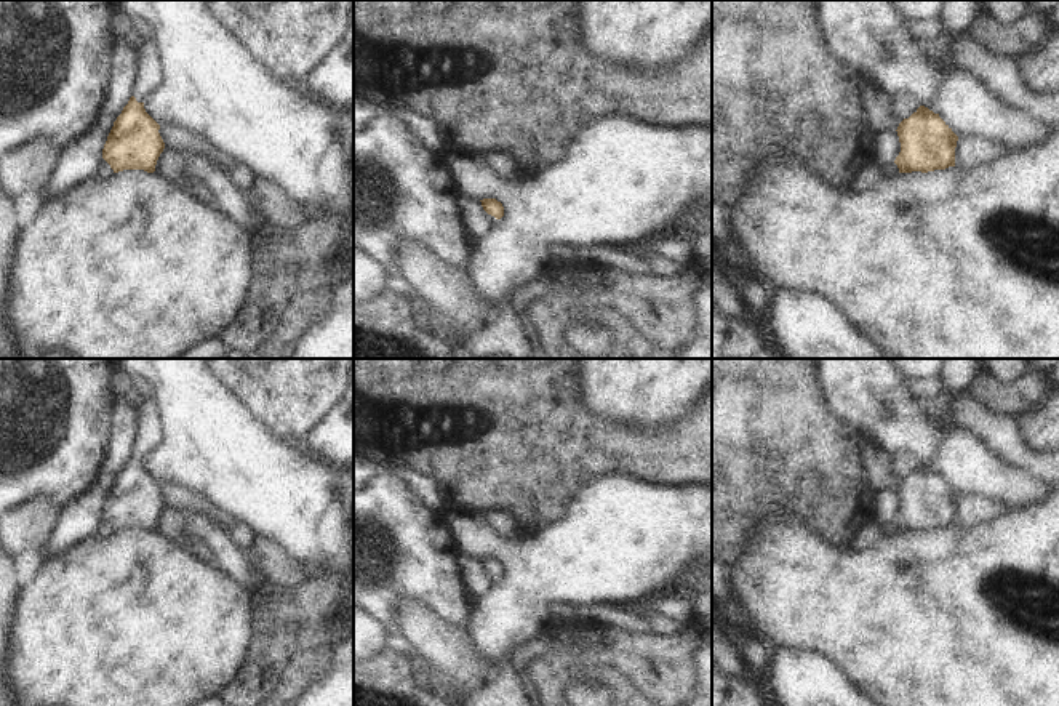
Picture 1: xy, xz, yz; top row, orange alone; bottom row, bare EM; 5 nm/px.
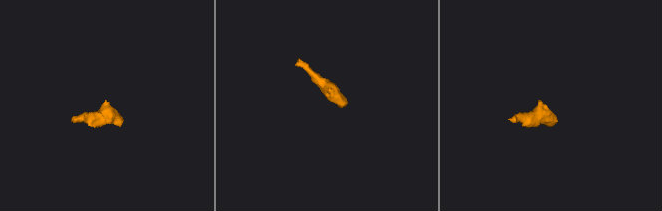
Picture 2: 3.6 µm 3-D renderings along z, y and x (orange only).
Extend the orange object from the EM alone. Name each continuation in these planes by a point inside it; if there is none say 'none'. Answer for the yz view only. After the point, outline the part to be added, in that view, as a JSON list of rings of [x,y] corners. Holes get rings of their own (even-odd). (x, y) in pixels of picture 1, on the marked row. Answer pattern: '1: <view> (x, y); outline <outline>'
none

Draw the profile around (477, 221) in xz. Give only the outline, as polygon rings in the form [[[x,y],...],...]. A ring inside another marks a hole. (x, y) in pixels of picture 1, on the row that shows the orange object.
[[[458,195],[456,203],[462,215],[462,223],[467,232],[480,240],[494,226],[496,218],[488,215],[478,199],[469,199],[466,195]]]

